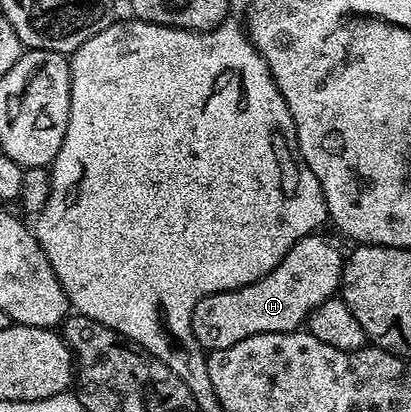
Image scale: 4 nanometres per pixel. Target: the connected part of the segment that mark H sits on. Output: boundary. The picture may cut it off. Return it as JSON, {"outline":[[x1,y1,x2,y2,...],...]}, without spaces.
{"outline":[[322,234,300,238,284,254,284,258,264,278,236,290,217,292,200,298,192,310,192,330,203,349,236,346,252,334,297,332,305,325,316,306,331,299,342,283,344,252]]}

